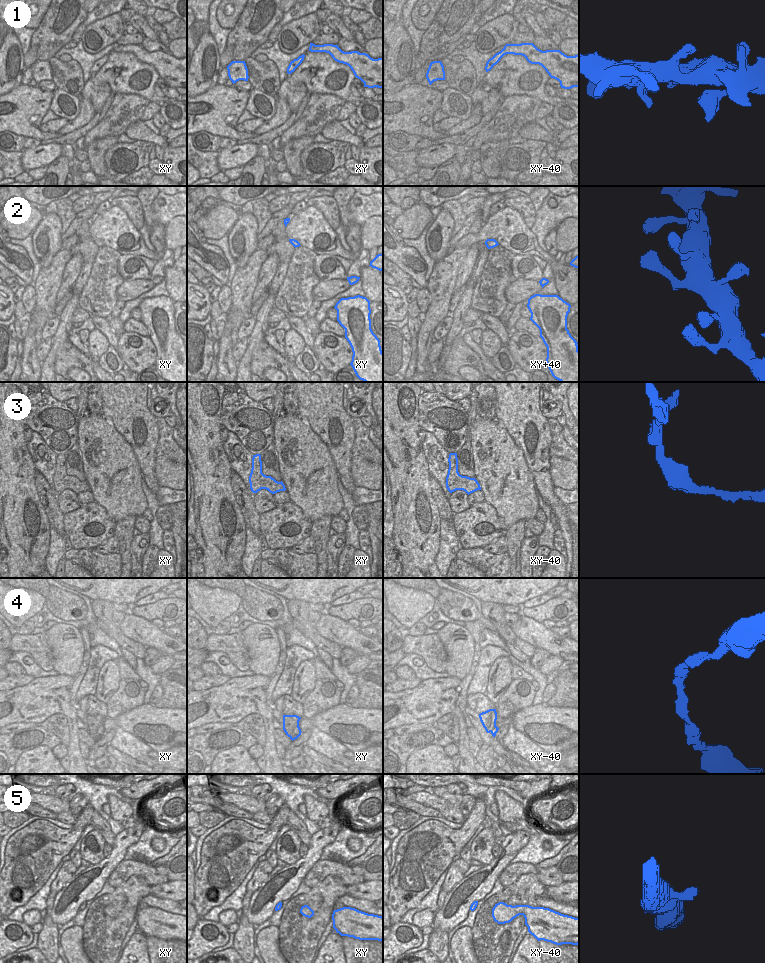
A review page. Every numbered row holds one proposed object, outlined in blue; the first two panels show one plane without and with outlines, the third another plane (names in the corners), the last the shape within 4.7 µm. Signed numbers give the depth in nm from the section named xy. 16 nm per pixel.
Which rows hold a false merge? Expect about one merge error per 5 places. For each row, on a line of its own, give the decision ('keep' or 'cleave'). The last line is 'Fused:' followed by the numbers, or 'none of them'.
1: keep
2: keep
3: cleave
4: keep
5: keep
Fused: 3

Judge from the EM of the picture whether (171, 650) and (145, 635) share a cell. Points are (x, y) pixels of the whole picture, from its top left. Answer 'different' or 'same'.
same

